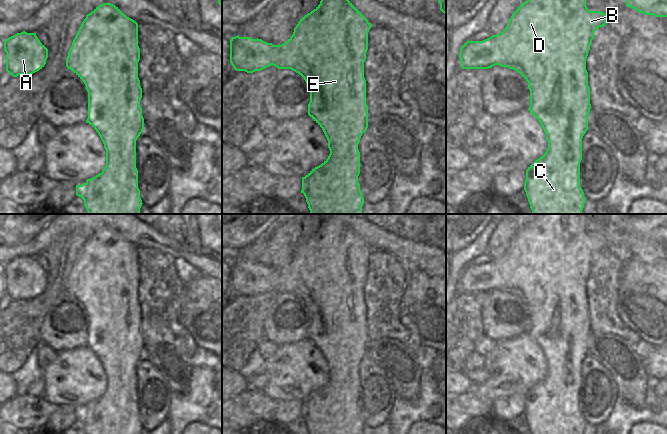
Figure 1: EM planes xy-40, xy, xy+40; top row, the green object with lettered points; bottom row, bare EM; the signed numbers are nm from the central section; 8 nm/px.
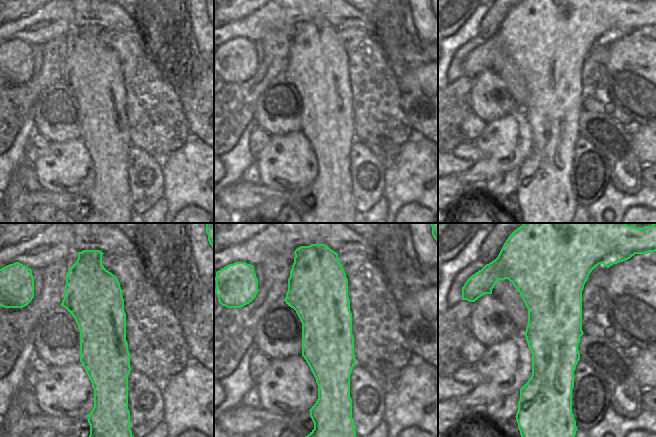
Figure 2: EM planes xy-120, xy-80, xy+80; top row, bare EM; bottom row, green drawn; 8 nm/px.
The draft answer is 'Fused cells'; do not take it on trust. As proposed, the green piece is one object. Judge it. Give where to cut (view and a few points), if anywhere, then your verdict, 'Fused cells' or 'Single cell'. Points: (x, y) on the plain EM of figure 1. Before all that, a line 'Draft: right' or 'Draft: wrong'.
Draft: wrong
No split. Single cell

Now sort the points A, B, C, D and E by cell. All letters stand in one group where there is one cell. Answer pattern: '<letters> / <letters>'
A B C D E

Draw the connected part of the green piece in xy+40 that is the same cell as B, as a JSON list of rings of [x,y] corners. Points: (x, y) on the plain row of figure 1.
[[[539,214],[533,221],[522,227],[512,238],[506,252],[497,259],[483,265],[467,265],[460,272],[459,282],[462,293],[489,293],[495,289],[507,291],[517,295],[527,306],[530,314],[530,330],[528,334],[540,346],[548,366],[546,376],[534,385],[526,394],[524,414],[531,434],[583,434],[586,422],[580,410],[580,386],[582,384],[582,362],[588,354],[588,338],[590,336],[590,312],[588,310],[588,296],[586,282],[594,262],[594,256],[606,249],[606,238],[601,235],[589,235],[586,230],[586,216],[588,214]]]

